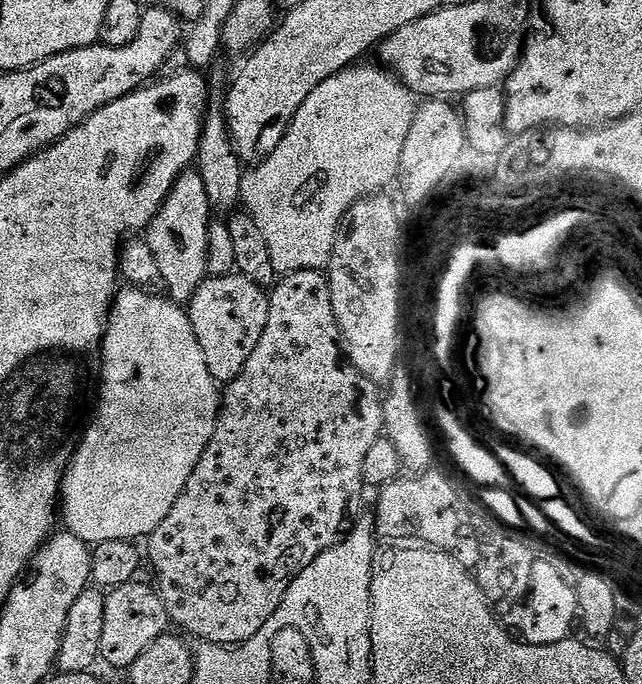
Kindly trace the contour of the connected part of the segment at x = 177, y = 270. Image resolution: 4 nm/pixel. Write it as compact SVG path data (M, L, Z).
M189 170L183 172L176 179L176 185L172 187L170 194L164 199L164 205L160 207L160 212L157 213L146 229L146 239L150 251L154 254L154 262L158 262L160 284L168 299L174 301L175 304L184 306L191 302L198 286L202 286L202 282L209 275L208 223L211 222L212 216L214 217L214 209L206 198L206 186L202 186L202 178L199 172Z

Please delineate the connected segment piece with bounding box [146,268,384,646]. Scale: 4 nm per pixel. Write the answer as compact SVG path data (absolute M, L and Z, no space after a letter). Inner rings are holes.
M304 268L300 272L287 273L281 280L284 281L276 289L271 289L266 330L262 330L262 338L258 338L258 346L254 346L250 362L246 362L239 378L223 389L220 417L216 419L216 429L210 438L210 446L206 446L198 466L194 466L194 474L190 474L190 482L186 482L182 494L178 494L178 502L174 502L170 514L162 518L160 525L146 540L146 560L147 563L148 560L152 563L152 568L156 571L155 583L168 611L169 621L175 627L177 624L178 627L185 628L189 637L197 636L197 641L205 644L239 646L254 638L254 634L258 634L258 630L262 630L262 626L270 622L270 614L278 610L286 590L290 590L290 582L294 582L294 578L298 578L298 574L302 574L302 570L306 570L310 562L317 560L322 553L348 535L349 525L344 525L348 520L348 511L351 510L356 495L366 488L362 474L366 454L370 454L370 446L381 440L384 432L381 389L360 375L355 368L346 366L342 355L342 337L334 318L327 275L315 268Z

